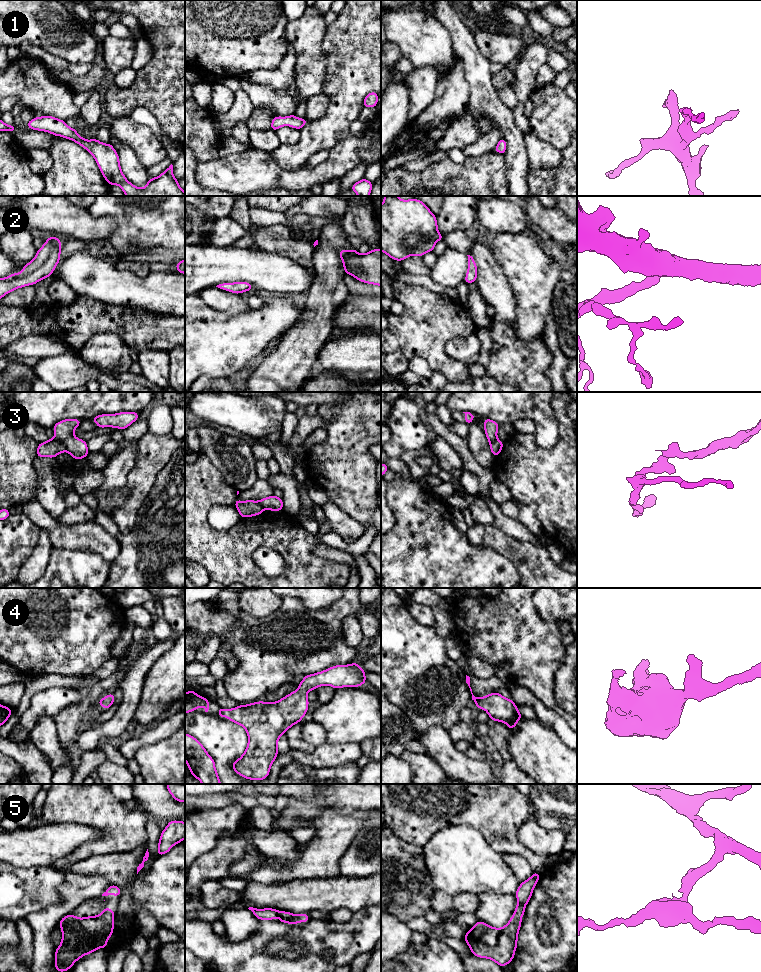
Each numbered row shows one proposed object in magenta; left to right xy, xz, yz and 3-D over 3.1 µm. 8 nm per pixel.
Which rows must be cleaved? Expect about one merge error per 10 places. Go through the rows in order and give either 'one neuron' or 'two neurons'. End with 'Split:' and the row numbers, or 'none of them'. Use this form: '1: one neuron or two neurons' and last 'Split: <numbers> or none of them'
1: one neuron
2: one neuron
3: two neurons
4: one neuron
5: one neuron
Split: 3

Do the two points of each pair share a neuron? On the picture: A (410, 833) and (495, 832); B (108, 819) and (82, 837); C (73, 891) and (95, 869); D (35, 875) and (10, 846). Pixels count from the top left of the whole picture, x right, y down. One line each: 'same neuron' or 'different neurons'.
A: same neuron
B: different neurons
C: different neurons
D: different neurons

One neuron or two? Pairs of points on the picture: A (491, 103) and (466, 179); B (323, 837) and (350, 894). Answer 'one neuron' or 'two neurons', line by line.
A: two neurons
B: two neurons

